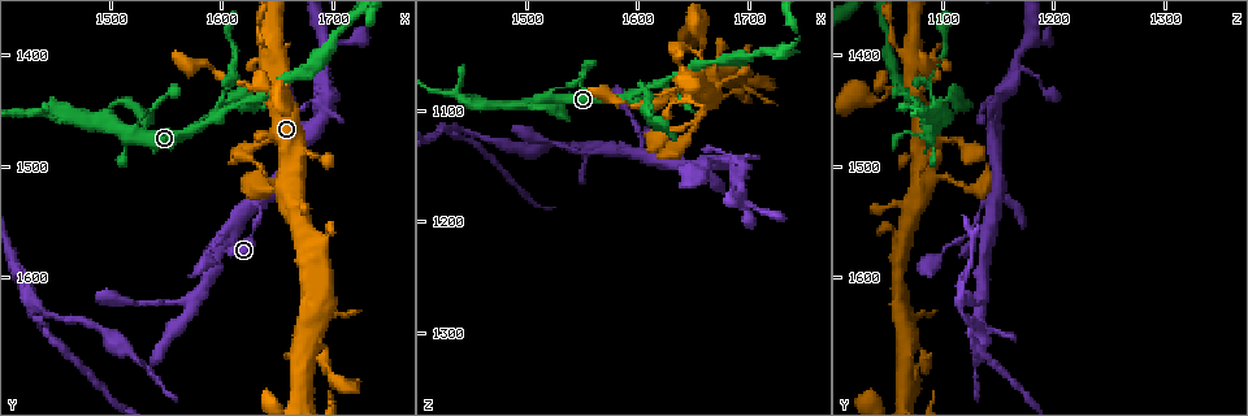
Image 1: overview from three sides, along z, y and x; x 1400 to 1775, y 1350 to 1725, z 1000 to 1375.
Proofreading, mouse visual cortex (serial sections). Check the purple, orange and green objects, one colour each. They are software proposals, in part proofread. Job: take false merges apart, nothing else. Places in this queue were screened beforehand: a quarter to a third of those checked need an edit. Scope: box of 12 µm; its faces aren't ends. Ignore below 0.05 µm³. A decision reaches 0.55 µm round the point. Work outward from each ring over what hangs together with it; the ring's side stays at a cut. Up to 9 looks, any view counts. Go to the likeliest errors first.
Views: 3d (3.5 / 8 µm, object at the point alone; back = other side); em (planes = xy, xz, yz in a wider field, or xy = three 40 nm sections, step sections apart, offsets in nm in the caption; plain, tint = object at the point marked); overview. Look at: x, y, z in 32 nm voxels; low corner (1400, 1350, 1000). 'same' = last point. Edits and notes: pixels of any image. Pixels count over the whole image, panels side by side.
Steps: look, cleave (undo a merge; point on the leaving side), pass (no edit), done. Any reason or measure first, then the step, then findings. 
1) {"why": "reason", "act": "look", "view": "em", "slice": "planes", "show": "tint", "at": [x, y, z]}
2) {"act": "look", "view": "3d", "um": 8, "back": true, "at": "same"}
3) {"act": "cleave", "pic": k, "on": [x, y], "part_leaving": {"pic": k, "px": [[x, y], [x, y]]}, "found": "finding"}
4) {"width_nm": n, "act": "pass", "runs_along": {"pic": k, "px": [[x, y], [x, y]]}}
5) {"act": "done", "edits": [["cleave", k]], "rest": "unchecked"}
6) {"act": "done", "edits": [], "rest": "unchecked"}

{"why": "four or more arms meet", "act": "look", "view": "3d", "um": 8, "at": [1594, 1456, 1086]}

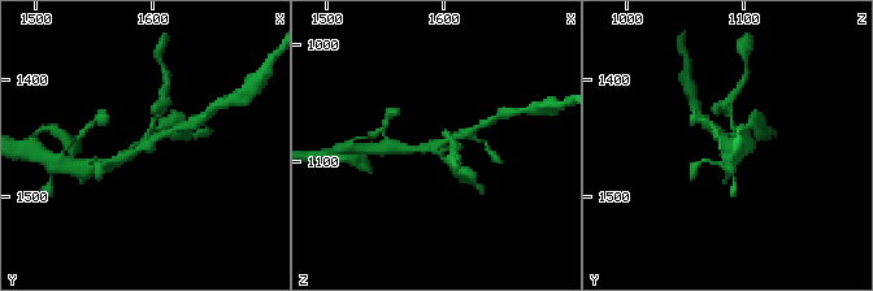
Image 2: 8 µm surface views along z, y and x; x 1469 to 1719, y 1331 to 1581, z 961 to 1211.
{"arms": 4, "arm_widths_nm": [150, 150, 200, 250], "why": "need the tissue", "act": "look", "view": "em", "slice": "xy", "step": 5, "show": "tint", "at": [1594, 1460, 1084]}

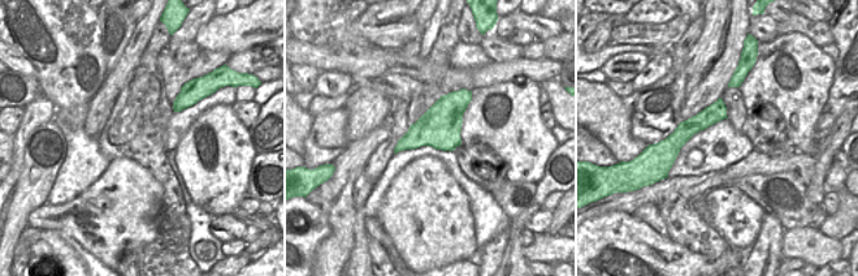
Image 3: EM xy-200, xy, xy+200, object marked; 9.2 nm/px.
{"width_nm": 400, "act": "pass", "runs_along": {"pic": 2, "px": [[111, 163], [176, 129]]}, "found": "one cell here"}

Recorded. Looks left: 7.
{"why": "a narrow waist", "act": "look", "view": "3d", "um": 3.5, "at": [1496, 1458, 1096]}

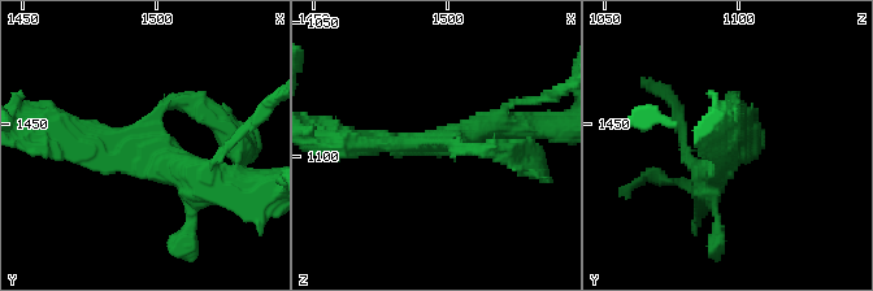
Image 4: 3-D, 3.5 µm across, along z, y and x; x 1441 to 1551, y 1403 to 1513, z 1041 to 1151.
{"arms": 3, "arm_widths_nm": [150, 250, 350], "why": "shape alone is not enough", "act": "look", "view": "em", "slice": "xy", "step": 2, "show": "tint", "at": [1495, 1460, 1094]}

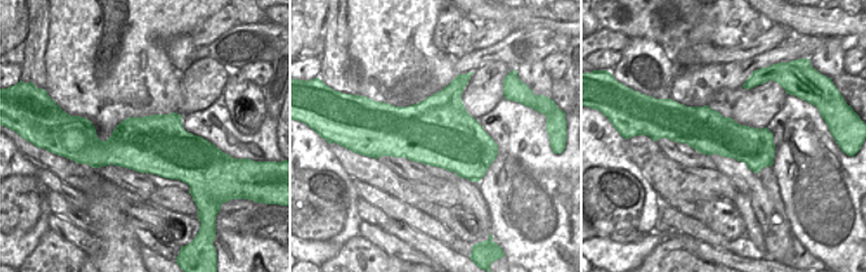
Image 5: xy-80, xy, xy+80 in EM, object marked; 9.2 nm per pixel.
{"act": "pass", "found": "continuous, no second cell"}

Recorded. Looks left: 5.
{"act": "look", "view": "3d", "um": 8, "at": [1698, 1682, 1074]}

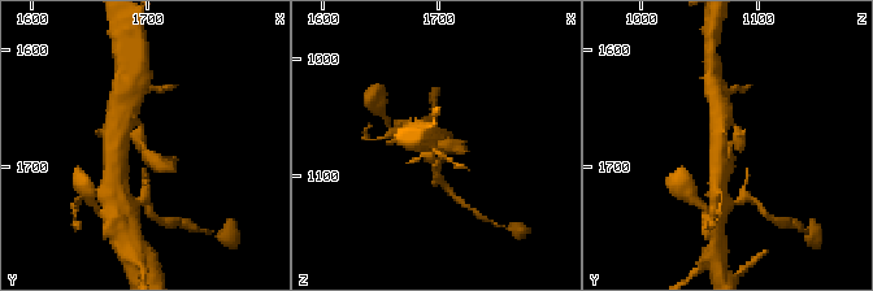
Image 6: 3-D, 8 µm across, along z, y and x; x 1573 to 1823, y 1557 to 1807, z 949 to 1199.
{"act": "look", "view": "em", "slice": "planes", "show": "tint", "at": [1696, 1684, 1076]}

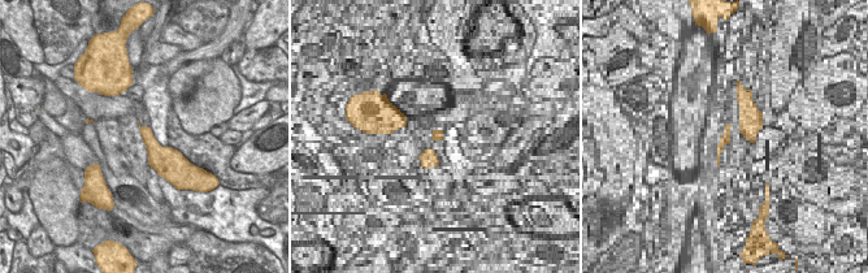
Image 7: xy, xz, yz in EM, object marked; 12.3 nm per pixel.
{"width_nm": 220, "act": "pass", "runs_along": {"pic": 6, "px": [[134, 120], [144, 151], [173, 161]]}, "found": "all the same cell"}

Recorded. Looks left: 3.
{"why": "three-way junction", "act": "look", "view": "3d", "um": 3.5, "back": true, "at": [1658, 1436, 1046]}

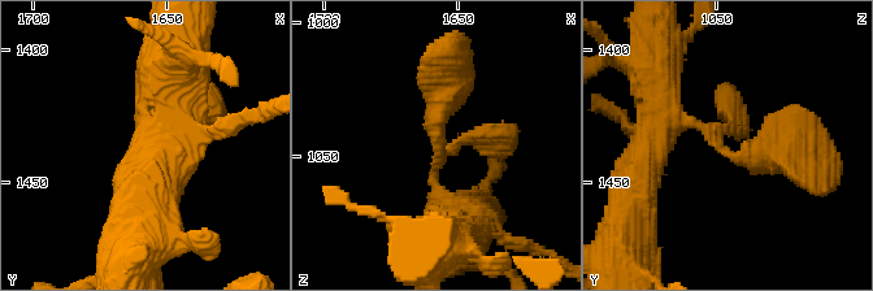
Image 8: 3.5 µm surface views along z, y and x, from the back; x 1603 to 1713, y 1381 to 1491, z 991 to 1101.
{"arms": 3, "arm_widths_nm": [250, 300, 400], "why": "need the tissue", "act": "look", "view": "em", "slice": "planes", "show": "tint", "at": [1657, 1439, 1048]}

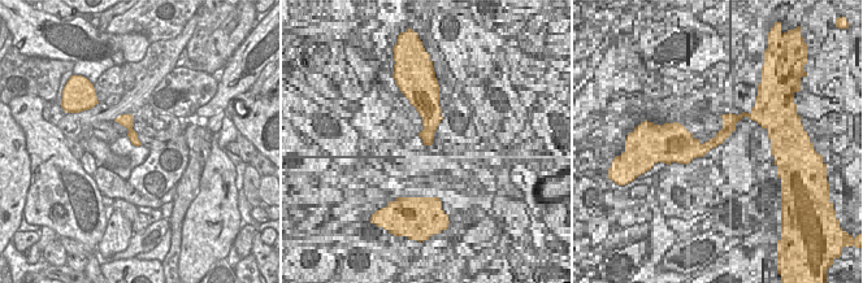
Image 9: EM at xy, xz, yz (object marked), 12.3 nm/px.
{"act": "pass", "runs_along": {"pic": 8, "px": [[461, 221], [434, 187], [454, 70]]}, "found": "one cell here"}

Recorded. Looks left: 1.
{"act": "done", "edits": [], "rest": "unchecked"}

